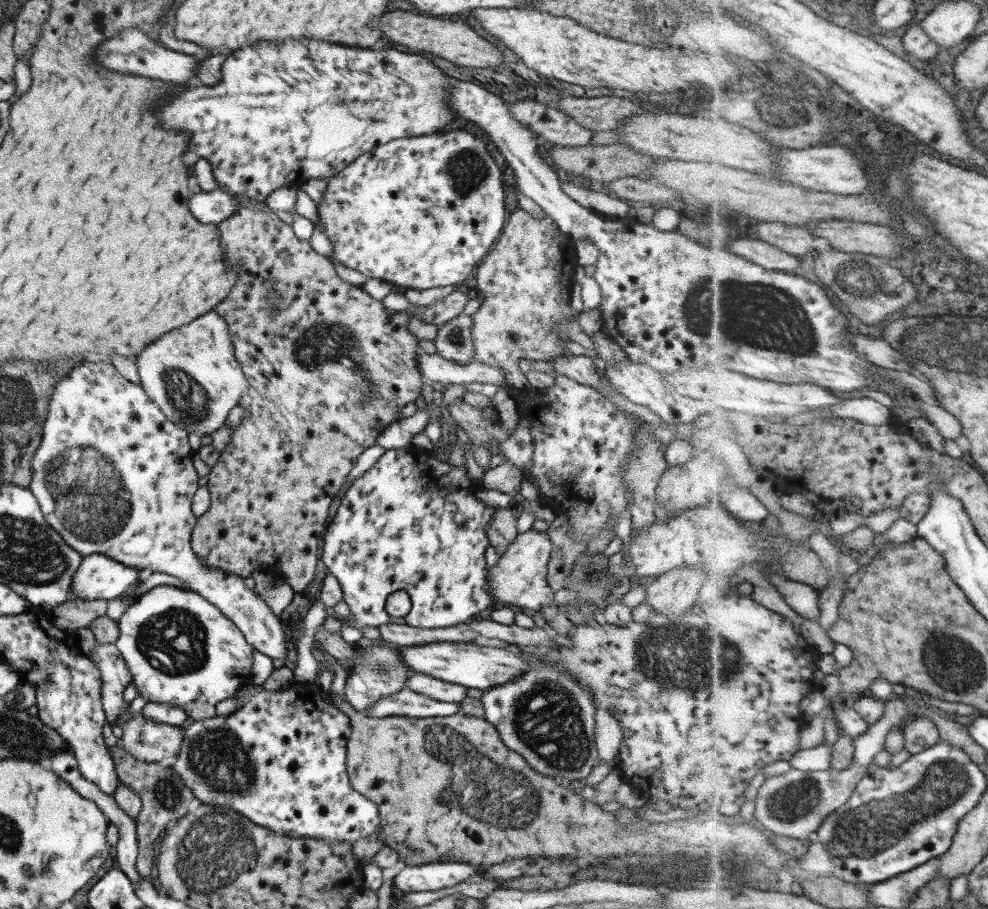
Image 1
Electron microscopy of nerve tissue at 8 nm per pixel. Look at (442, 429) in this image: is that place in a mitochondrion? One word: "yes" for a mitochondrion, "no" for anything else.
no

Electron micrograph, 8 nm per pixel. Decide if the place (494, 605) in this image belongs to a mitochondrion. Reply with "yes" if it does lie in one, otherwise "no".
no

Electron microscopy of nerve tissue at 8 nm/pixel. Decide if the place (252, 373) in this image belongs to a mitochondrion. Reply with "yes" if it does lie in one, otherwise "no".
no

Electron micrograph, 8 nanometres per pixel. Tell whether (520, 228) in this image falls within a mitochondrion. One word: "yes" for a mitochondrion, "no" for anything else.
no

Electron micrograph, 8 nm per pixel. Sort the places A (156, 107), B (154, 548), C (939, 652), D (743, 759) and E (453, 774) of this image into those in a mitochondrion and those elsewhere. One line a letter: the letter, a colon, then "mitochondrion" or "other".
A: other
B: other
C: mitochondrion
D: other
E: mitochondrion

